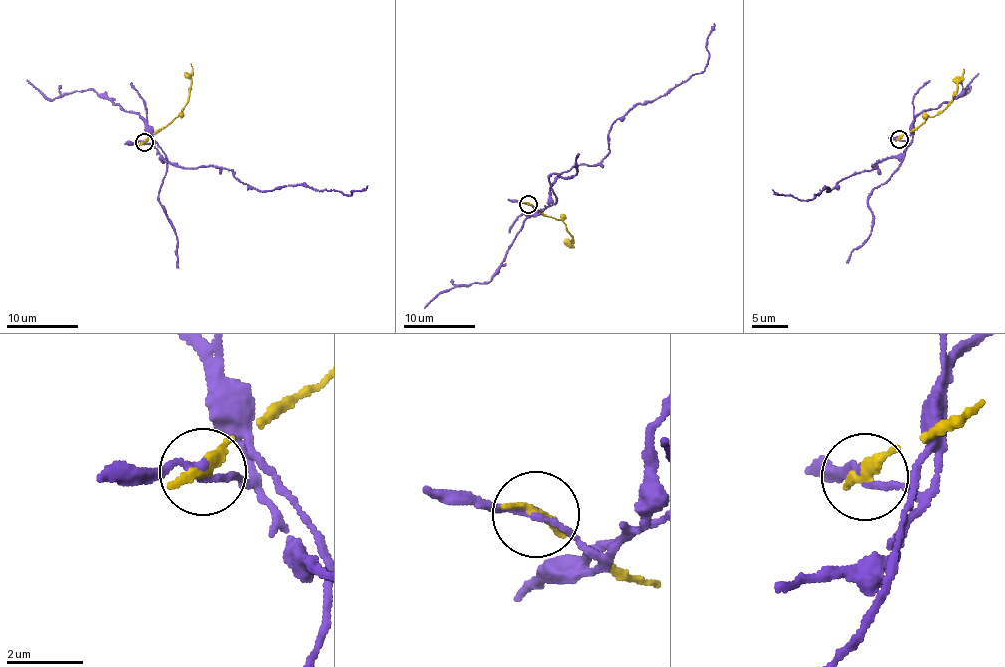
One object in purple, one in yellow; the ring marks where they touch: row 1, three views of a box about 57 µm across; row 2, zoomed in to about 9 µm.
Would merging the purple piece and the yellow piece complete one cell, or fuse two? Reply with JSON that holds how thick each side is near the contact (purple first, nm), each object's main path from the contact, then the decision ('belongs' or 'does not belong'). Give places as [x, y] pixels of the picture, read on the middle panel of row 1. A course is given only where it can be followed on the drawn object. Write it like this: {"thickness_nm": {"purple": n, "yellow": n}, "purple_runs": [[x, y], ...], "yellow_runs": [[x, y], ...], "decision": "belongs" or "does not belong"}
{"thickness_nm": {"purple": 190, "yellow": 320}, "purple_runs": [[528, 204], [544, 208], [551, 182], [595, 165], [610, 125], [637, 104], [705, 69], [714, 24]], "yellow_runs": [[528, 204], [560, 219], [571, 234], [573, 242], [570, 241], [572, 246], [569, 247]], "decision": "does not belong"}

